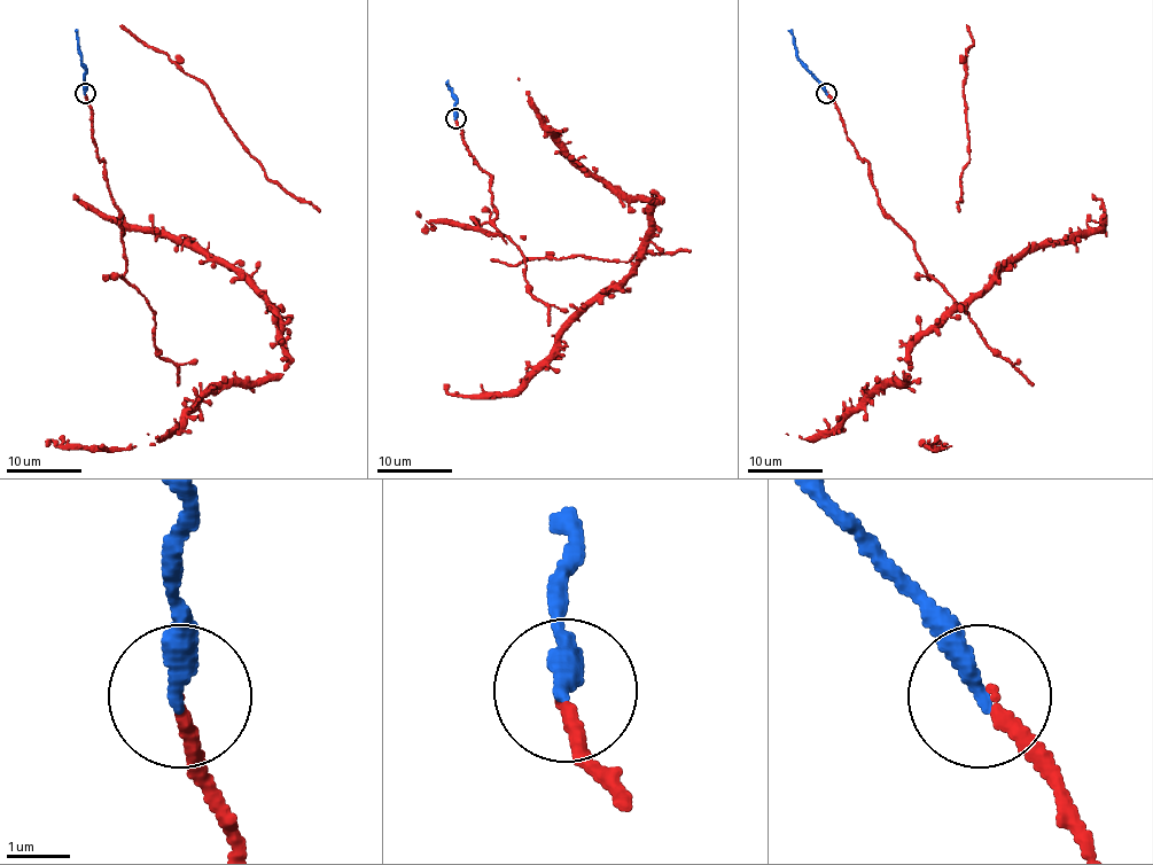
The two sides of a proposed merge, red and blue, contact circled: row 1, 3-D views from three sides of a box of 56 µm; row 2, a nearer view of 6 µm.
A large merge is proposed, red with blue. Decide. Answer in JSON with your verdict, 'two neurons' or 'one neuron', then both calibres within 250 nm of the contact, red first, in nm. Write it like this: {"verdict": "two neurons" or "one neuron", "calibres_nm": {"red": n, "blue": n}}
{"verdict": "one neuron", "calibres_nm": {"red": 180, "blue": 320}}

